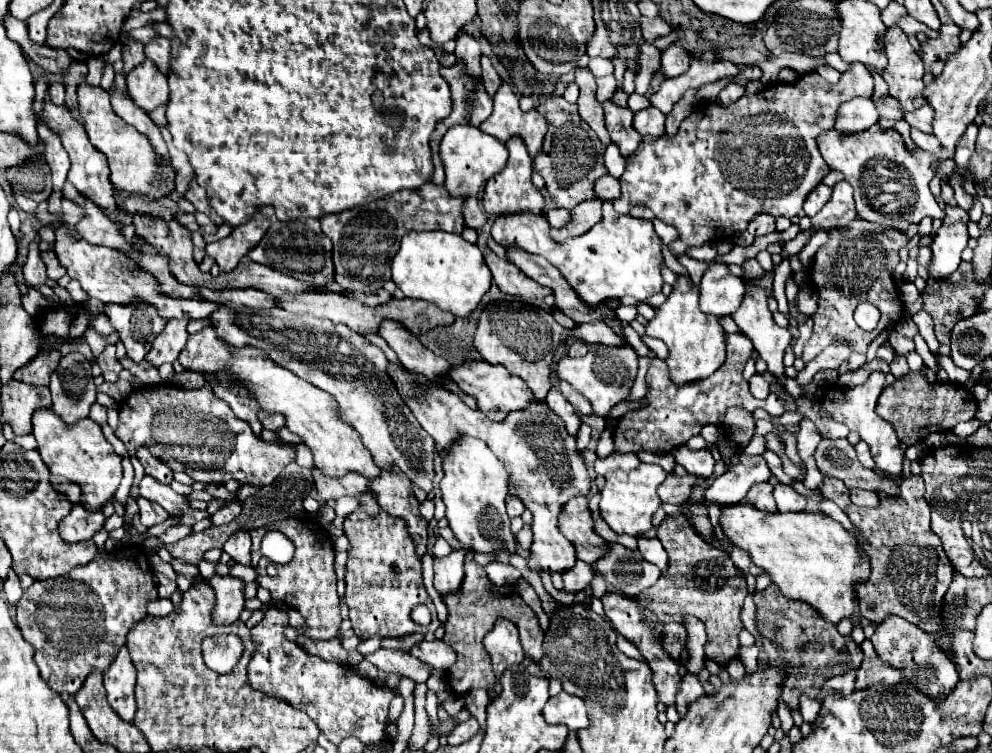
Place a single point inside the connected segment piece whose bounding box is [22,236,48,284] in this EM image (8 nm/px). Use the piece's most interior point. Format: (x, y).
(34, 270)

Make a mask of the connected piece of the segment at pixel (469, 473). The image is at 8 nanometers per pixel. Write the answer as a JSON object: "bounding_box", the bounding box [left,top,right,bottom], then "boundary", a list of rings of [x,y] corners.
{"bounding_box":[440,436,516,564],"boundary":[[[470,436],[458,438],[450,450],[440,452],[440,458],[444,472],[440,480],[440,492],[454,536],[462,544],[468,544],[472,552],[490,552],[498,558],[498,562],[508,564],[508,558],[516,554],[516,542],[504,506],[508,496],[508,482],[502,462],[482,440]]]}

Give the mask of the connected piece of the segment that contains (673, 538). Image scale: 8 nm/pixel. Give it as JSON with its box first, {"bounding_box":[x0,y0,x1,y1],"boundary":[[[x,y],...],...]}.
{"bounding_box":[638,514,748,664],"boundary":[[[672,514],[662,520],[658,526],[658,540],[670,558],[670,568],[660,574],[658,582],[642,594],[638,594],[638,602],[646,606],[646,610],[654,612],[658,622],[682,622],[682,614],[698,616],[704,626],[708,640],[704,644],[706,658],[726,664],[730,656],[738,652],[738,634],[744,628],[740,620],[742,602],[748,594],[746,582],[736,576],[728,582],[724,580],[724,552],[706,544],[688,524],[684,514]]]}

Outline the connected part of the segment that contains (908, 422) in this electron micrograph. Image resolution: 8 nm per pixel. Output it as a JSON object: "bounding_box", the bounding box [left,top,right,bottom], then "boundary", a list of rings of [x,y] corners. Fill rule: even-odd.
{"bounding_box":[876,374,976,446],"boundary":[[[908,374],[902,380],[896,380],[892,386],[886,386],[878,398],[876,414],[890,422],[898,434],[898,438],[906,446],[920,444],[932,432],[948,432],[958,422],[972,420],[976,414],[976,398],[956,384],[942,384],[942,382],[928,382],[922,374]],[[890,394],[898,406],[890,406]]]}

